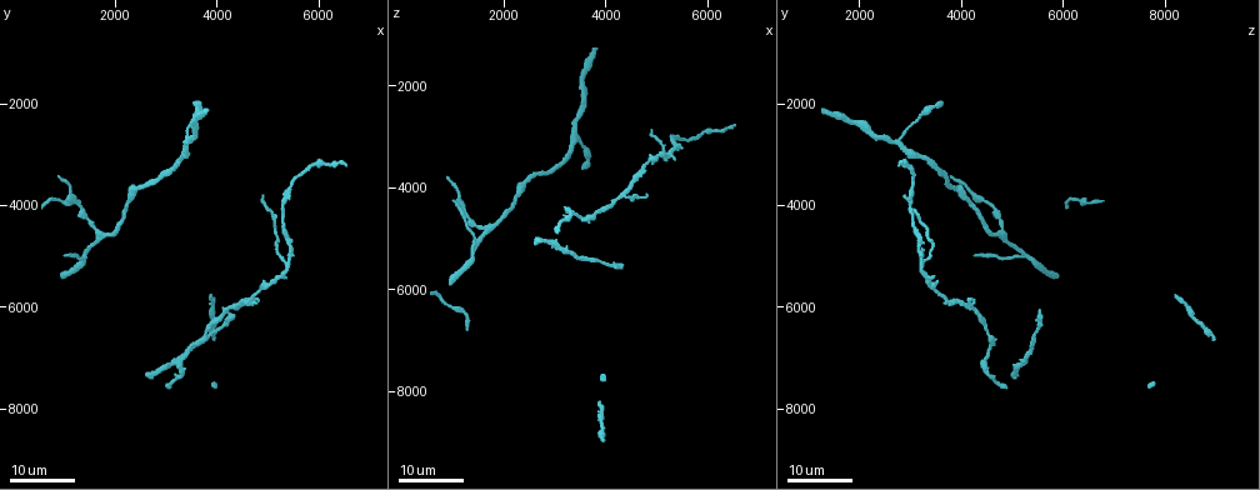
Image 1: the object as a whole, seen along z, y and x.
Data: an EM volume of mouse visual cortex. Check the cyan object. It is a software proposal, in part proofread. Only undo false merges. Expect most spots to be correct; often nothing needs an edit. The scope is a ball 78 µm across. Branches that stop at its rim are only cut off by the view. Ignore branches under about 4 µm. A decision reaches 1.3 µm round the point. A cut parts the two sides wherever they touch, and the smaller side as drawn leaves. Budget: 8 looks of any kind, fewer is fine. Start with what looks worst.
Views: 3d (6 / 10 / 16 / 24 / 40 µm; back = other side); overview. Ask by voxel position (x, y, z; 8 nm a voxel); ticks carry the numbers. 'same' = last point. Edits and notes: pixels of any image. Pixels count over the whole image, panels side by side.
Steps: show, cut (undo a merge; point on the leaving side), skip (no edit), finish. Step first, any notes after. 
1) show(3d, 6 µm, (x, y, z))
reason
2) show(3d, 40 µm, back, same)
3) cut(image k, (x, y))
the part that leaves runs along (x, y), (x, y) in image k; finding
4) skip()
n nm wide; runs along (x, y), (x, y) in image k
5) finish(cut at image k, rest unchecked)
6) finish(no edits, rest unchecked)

show(3d, 16 µm, (1350, 5000, 5250))
arms part here

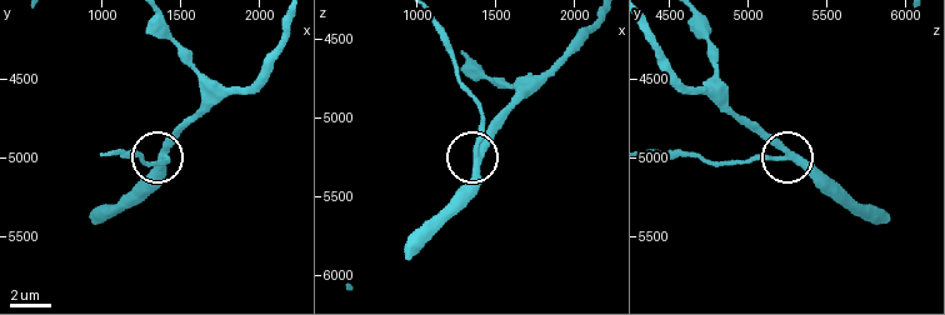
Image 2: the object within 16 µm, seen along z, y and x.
show(3d, 6 µm, (1360, 5000, 5260))

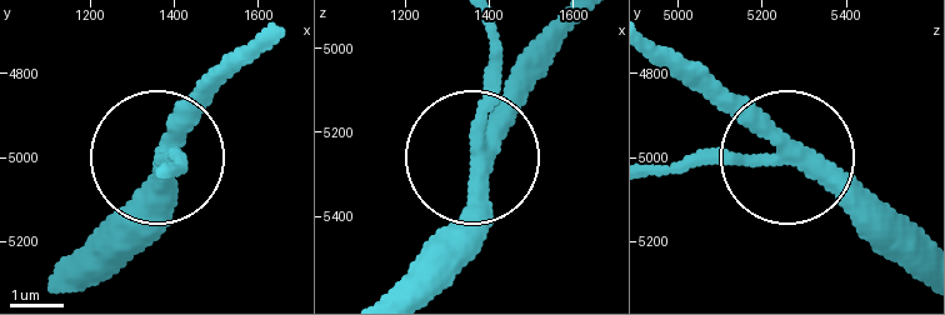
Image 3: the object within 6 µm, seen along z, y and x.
skip()
side arm 9 µm; runs along (260, 53), (153, 160), (180, 173) in image 3; all the same neuron

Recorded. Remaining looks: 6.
show(3d, 16 µm, (5350, 5050, 3250))
a fork

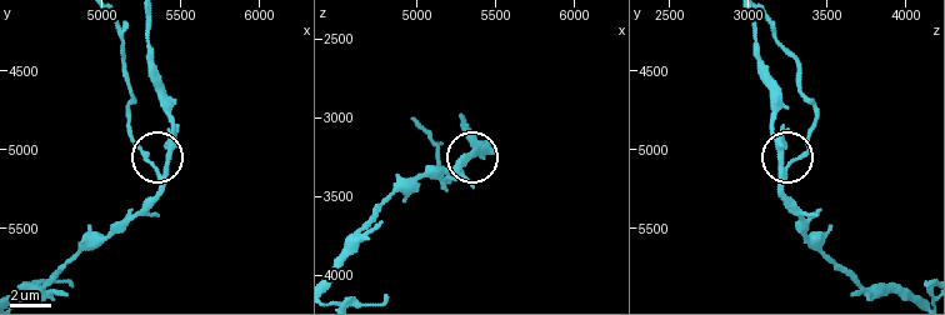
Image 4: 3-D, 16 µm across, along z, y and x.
show(3d, 10 µm, (5420, 5100, 3220))
zoom in

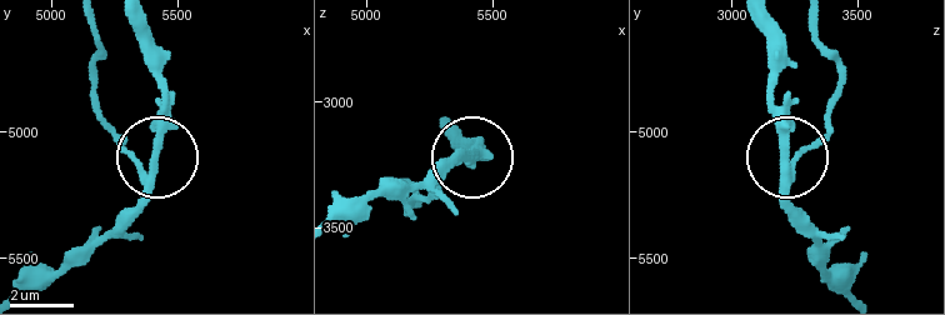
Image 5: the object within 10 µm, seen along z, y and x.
cut(image 5, (125, 144))
side arm 25 µm; the part that leaves runs along (139, 171), (110, 134), (99, 101), (91, 20) in image 5; a second neuron is stuck on

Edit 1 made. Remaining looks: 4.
show(3d, 16 µm, (3400, 2700, 2700))
small branch off a trunk

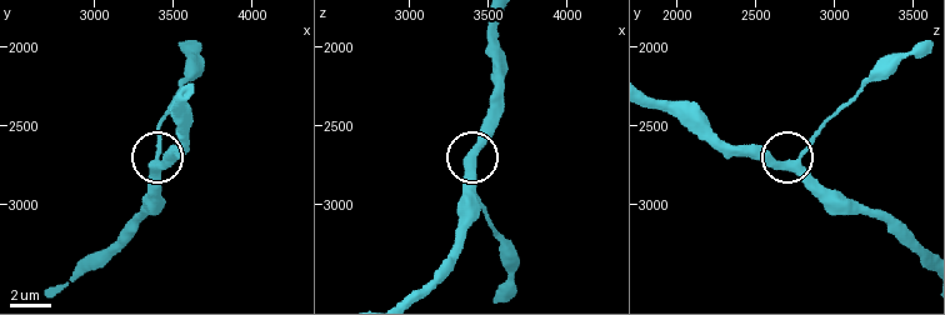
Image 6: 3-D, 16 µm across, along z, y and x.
show(3d, 6 µm, (3400, 2740, 2760))

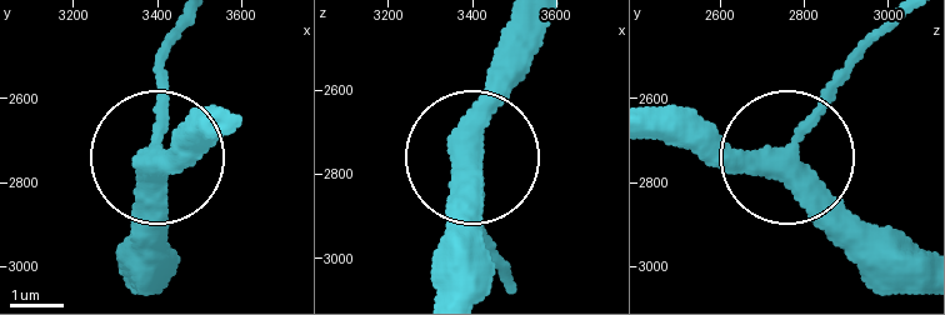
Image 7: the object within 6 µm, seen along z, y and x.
skip()
side arm 10 µm; continuous, no second neuron

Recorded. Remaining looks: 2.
show(3d, 24 µm, (1650, 4550, 4850))
thin arm on a thick one

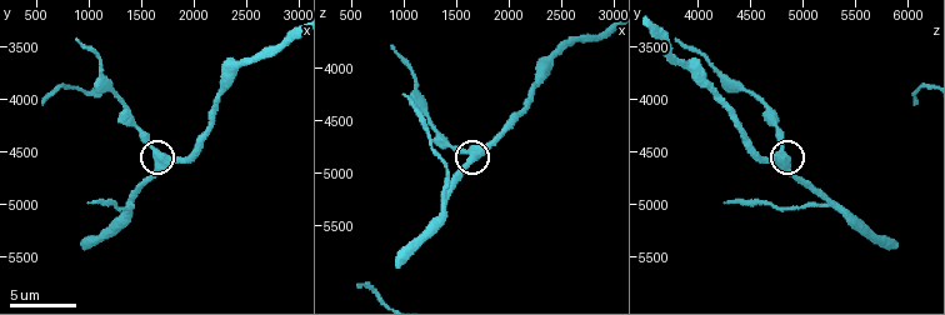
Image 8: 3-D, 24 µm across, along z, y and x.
show(3d, 6 µm, same)

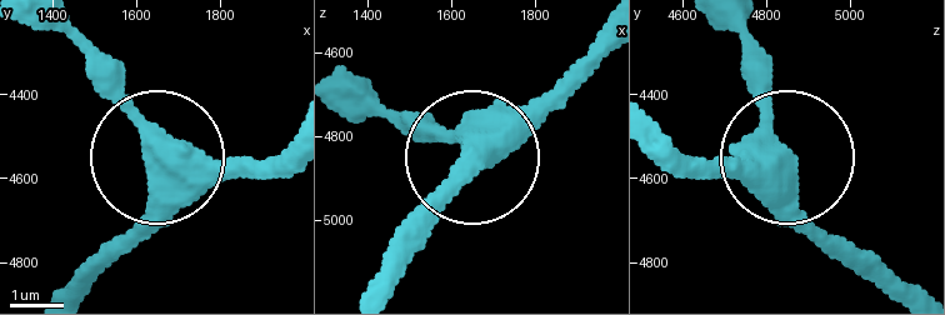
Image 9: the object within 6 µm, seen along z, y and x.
skip()
430 nm wide; runs along (286, 146), (259, 160), (151, 156), (125, 93), (63, 30) in image 9; one neuron here

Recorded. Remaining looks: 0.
finish(cut at image 5, rest unchecked)

